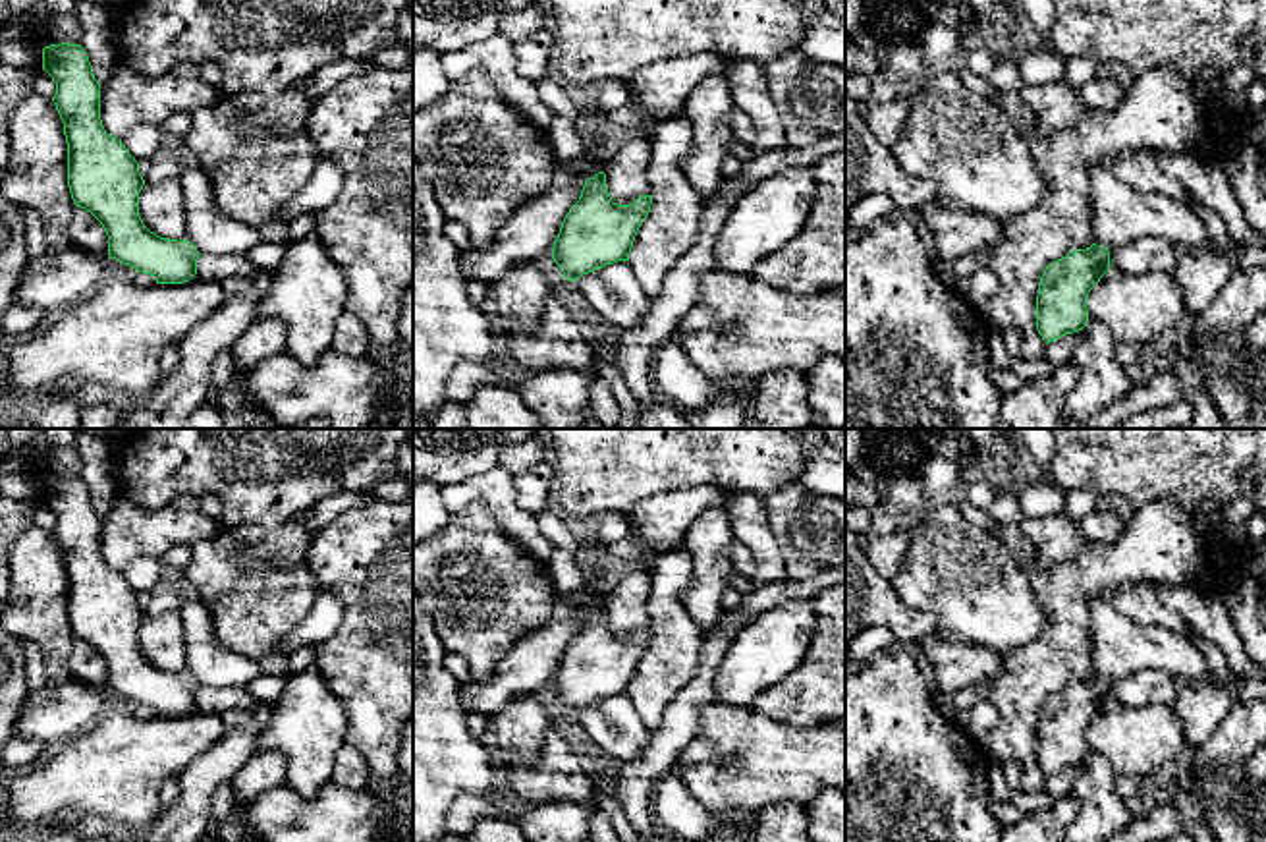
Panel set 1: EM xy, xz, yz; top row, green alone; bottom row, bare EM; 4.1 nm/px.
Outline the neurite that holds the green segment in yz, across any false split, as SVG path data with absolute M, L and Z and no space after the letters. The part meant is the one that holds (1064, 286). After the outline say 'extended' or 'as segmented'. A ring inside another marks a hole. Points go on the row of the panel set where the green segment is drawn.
M1092 243L1048 265L1038 282L1036 330L1046 344L1088 323L1087 297L1110 270L1110 251Z | as segmented

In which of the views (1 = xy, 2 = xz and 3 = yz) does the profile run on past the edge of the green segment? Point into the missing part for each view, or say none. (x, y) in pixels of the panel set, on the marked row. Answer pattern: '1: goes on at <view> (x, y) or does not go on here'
1: does not go on here
2: does not go on here
3: does not go on here

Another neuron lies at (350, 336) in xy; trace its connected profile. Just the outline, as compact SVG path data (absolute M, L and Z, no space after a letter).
M344 311L336 321L330 350L351 357L369 357L369 332L365 323L349 311Z

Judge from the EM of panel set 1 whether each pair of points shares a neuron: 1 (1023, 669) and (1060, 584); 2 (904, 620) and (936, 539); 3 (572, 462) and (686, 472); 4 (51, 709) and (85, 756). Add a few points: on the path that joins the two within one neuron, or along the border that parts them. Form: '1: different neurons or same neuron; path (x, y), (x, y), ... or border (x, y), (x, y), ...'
1: same neuron; path (1045, 647), (1060, 632), (1060, 605)
2: different neurons; border (888, 582), (908, 605), (927, 611), (942, 632)
3: same neuron; path (601, 462), (657, 462)
4: different neurons; border (82, 730), (51, 750)

